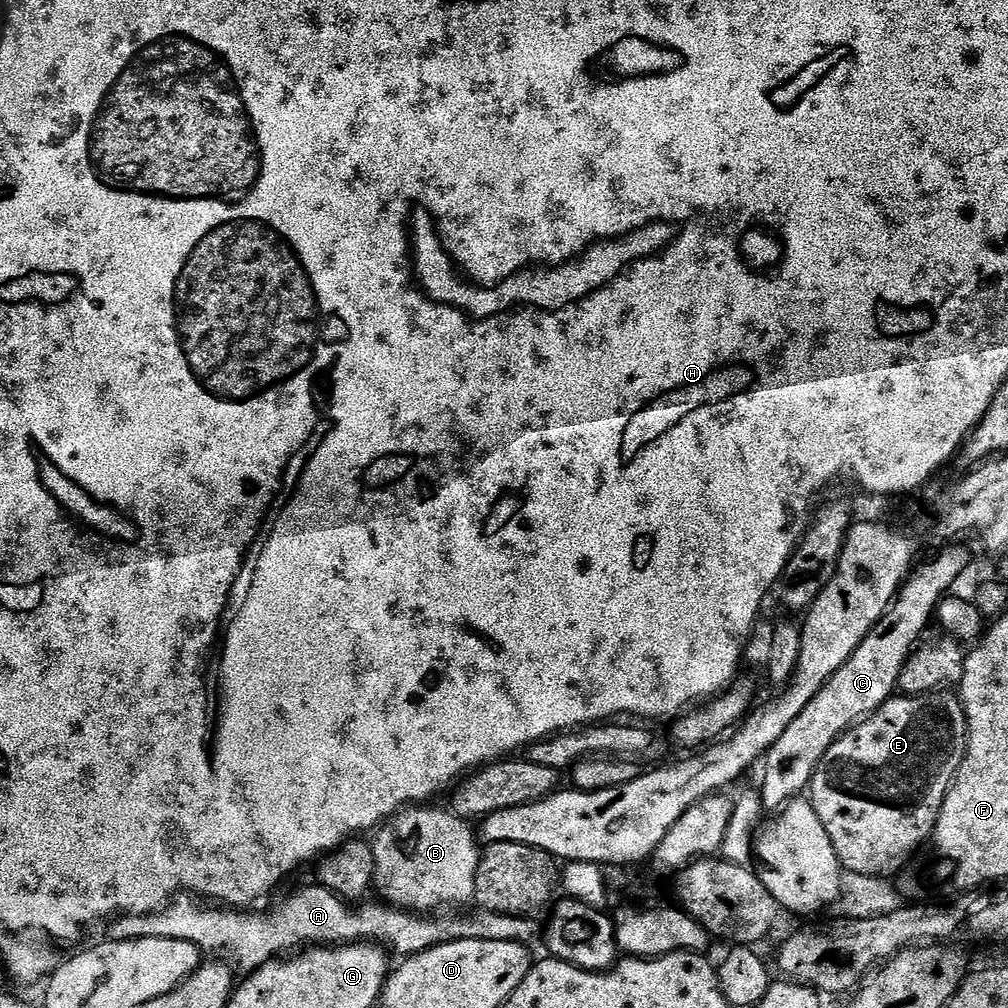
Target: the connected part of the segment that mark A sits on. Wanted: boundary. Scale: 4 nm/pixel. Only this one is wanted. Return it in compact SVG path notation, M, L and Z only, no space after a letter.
M319 886L294 893L269 916L252 916L256 914L248 910L225 910L220 906L208 906L212 908L204 908L199 912L188 900L191 899L177 899L161 912L150 916L125 915L117 919L111 925L111 939L134 940L145 936L182 939L184 942L196 944L201 953L219 954L227 963L234 966L237 973L251 974L263 964L269 964L271 960L283 957L304 945L339 946L375 942L389 953L397 952L397 957L407 958L417 956L435 944L448 944L452 940L489 940L531 945L532 939L536 936L535 919L483 910L473 910L469 916L428 914L423 920L420 917L423 915L394 908L383 902L364 902L359 905L360 912L355 912L352 909L355 907L349 901L341 900L330 889Z

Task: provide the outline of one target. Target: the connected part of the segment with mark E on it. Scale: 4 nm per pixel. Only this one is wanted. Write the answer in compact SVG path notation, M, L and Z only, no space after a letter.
M952 690L927 692L925 696L893 695L892 699L885 702L868 719L861 720L855 728L848 729L844 735L840 736L834 742L834 746L826 752L819 767L816 768L816 772L812 775L810 799L814 810L818 814L818 818L822 818L822 826L826 826L826 834L830 834L830 842L834 842L834 850L838 854L841 865L848 872L870 874L871 876L882 876L885 878L891 877L893 875L891 872L898 871L897 873L899 873L925 847L926 841L931 837L932 831L936 828L936 823L940 817L946 794L950 790L950 786L954 782L954 778L958 774L958 770L962 766L967 753L968 719L964 713L964 706L960 702L959 695Z

